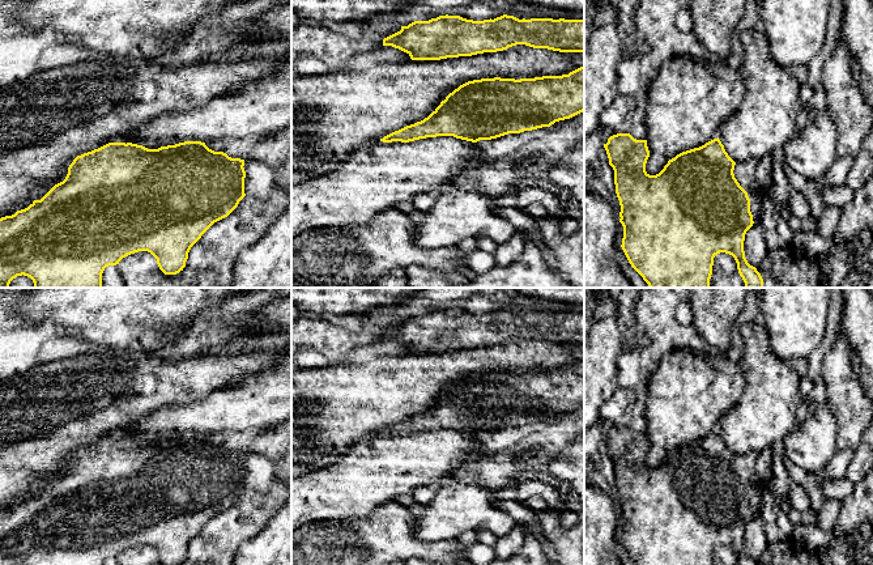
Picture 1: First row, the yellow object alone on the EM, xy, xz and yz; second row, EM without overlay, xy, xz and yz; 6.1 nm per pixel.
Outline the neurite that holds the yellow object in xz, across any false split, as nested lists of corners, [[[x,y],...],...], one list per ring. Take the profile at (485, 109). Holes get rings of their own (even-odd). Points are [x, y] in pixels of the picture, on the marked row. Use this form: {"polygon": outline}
{"polygon": [[[584,65],[562,76],[481,78],[460,85],[427,118],[380,141],[453,136],[477,143],[550,127],[583,111]]]}

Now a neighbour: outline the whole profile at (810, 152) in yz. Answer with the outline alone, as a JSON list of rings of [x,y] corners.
[[[809,109],[809,119],[784,145],[785,163],[808,180],[817,180],[839,157],[836,127],[827,109]]]

